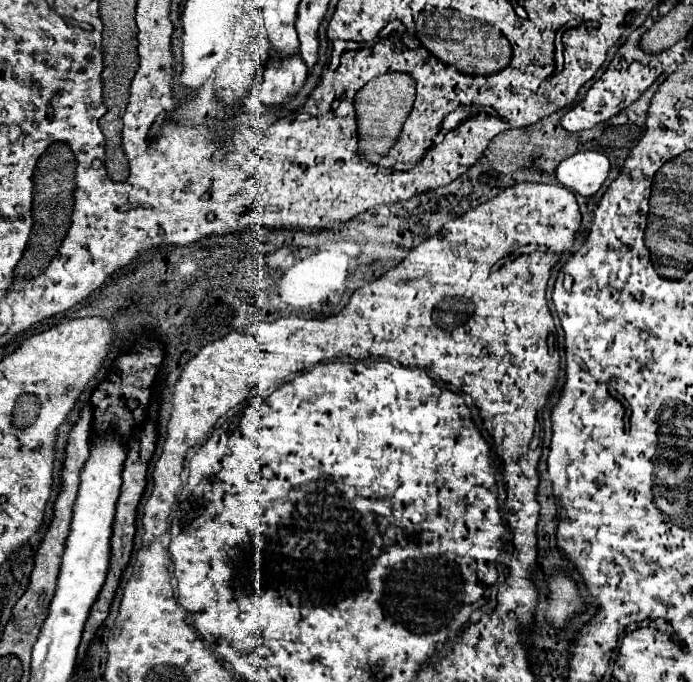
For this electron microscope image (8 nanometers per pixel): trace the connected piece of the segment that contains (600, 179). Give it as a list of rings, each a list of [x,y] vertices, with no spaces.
[[[580,151],[558,165],[556,177],[570,191],[590,197],[606,181],[610,167],[610,159],[604,153]]]

